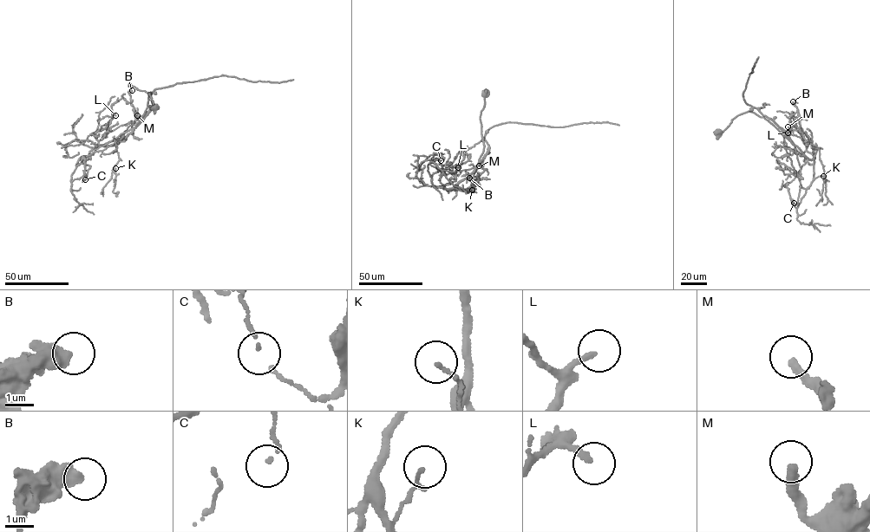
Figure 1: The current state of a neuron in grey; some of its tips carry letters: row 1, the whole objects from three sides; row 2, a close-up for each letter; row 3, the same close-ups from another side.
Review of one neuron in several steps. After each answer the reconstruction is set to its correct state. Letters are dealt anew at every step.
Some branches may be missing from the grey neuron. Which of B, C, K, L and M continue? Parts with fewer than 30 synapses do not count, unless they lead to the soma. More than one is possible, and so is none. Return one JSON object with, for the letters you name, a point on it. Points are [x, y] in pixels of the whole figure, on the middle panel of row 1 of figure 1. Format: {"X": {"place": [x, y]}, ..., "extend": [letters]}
{"M": {"place": [479, 165]}, "extend": ["M"]}

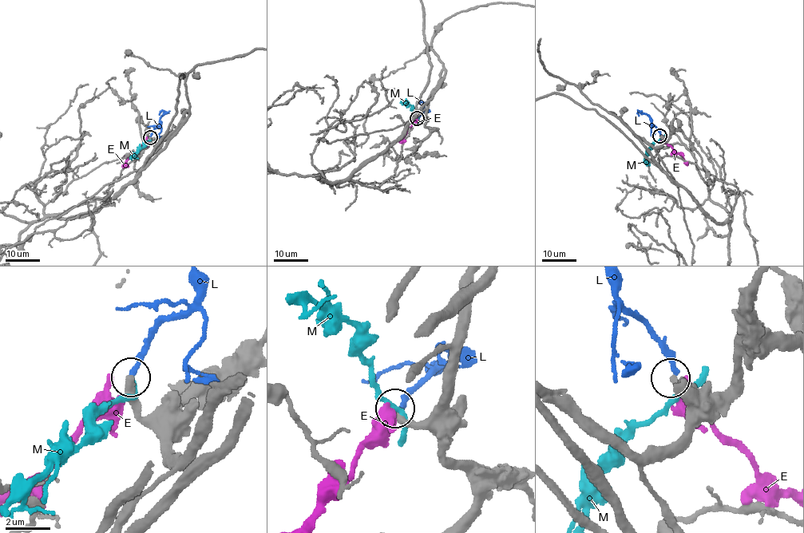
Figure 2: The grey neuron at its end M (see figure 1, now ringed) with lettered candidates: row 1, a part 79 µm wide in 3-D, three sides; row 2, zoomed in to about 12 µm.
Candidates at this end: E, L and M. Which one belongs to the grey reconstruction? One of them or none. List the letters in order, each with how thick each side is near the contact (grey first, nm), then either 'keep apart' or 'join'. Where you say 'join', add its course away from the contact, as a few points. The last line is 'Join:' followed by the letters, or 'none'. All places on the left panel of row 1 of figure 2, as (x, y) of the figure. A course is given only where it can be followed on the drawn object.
E: 440 nm thick on the grey side, 440 nm on the other; keep apart
L: 320 nm thick on the grey side, 240 nm on the other; keep apart
M: 440 nm thick on the grey side, 240 nm on the other; keep apart
Join: none

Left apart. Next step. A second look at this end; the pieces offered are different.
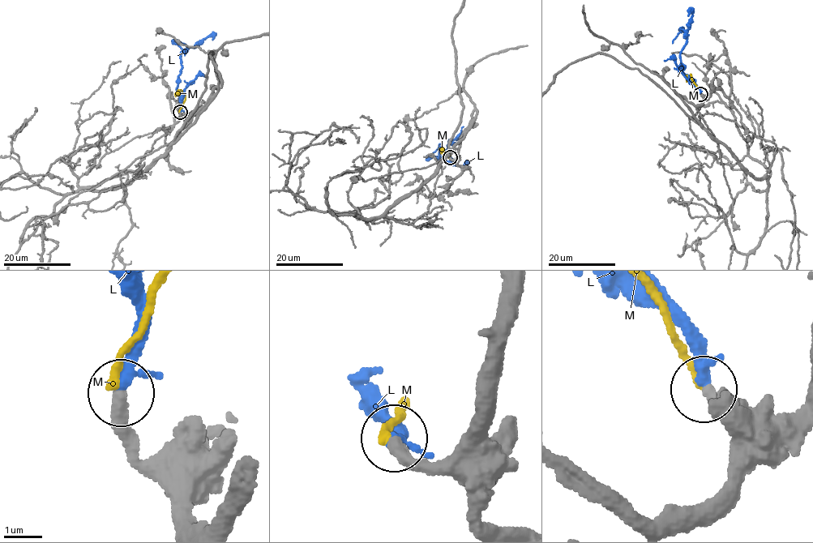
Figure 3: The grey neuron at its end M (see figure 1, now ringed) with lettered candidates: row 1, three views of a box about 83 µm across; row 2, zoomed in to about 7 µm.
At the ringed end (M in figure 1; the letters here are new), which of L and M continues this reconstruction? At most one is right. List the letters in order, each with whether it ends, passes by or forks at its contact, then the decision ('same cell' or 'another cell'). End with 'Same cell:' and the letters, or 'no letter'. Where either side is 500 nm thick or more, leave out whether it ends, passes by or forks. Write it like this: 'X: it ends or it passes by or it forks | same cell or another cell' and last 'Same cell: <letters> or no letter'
L: it passes by | same cell
M: it ends | another cell
Same cell: L

